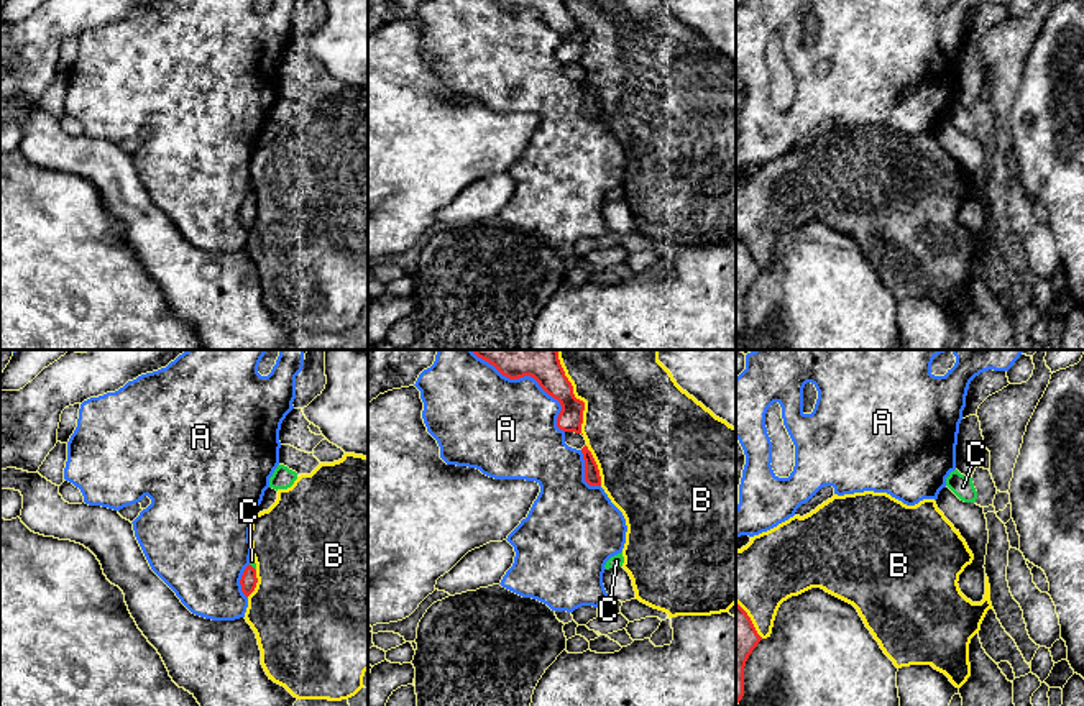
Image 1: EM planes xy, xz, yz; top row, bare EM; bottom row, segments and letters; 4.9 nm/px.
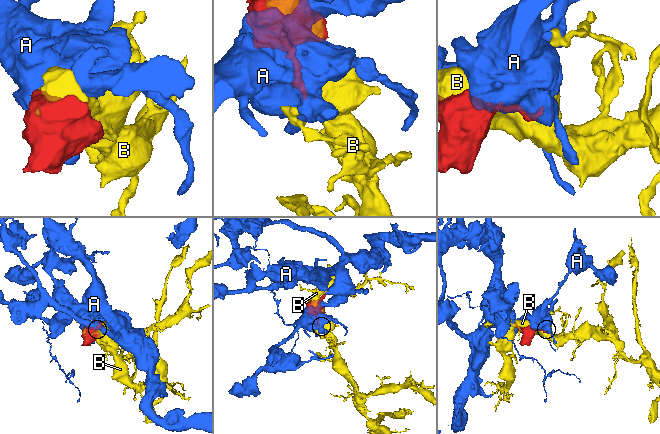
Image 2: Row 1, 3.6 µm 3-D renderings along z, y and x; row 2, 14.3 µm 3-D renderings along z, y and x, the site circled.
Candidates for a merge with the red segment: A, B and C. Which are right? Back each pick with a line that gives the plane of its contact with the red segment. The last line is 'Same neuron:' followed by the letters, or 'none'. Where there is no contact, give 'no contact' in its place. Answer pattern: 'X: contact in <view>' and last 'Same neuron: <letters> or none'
C: contact in xy
Same neuron: C

